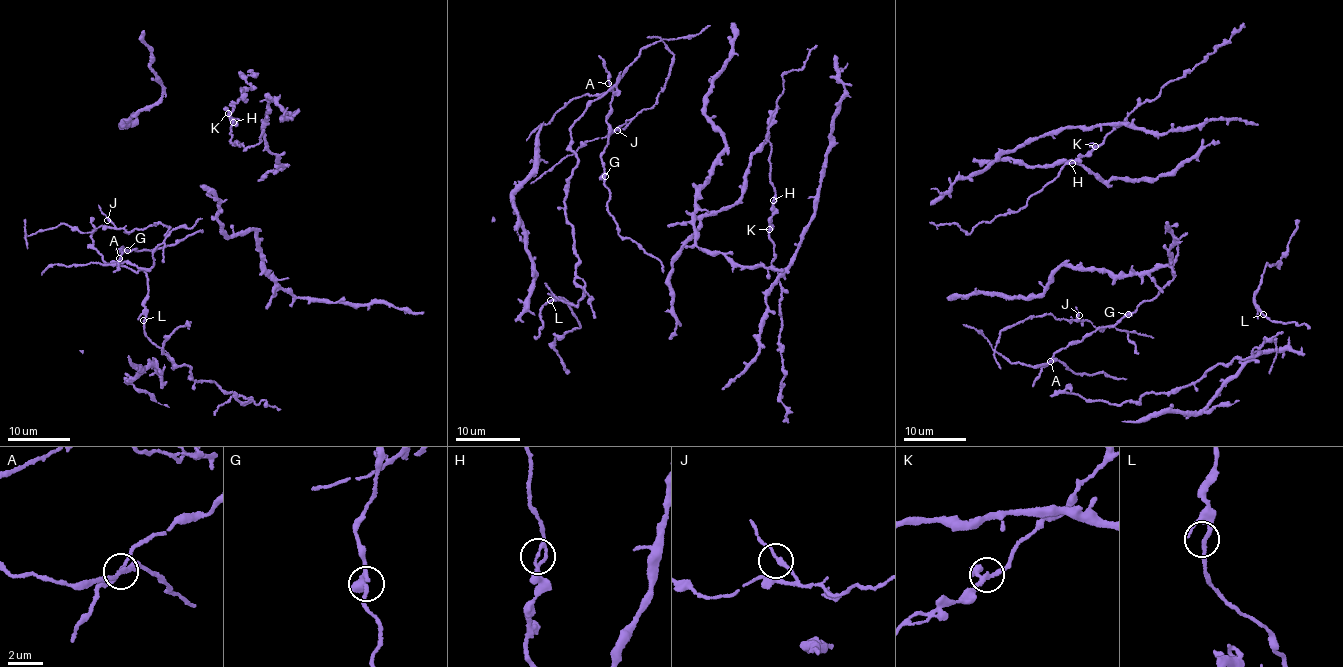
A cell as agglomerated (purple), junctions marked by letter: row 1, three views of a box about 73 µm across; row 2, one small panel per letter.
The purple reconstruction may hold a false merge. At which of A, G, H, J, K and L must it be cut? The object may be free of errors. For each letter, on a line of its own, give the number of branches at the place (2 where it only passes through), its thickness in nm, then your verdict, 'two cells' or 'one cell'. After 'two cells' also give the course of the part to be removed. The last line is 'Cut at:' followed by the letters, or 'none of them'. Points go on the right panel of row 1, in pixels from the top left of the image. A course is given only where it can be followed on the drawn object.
A: 3 | 130 nm | one cell
G: 3 | 190 nm | one cell
H: 3 | 160 nm | one cell
J: 2 | 200 nm | one cell
K: 3 | 200 nm | one cell
L: 2 | 200 nm | one cell
Cut at: none of them

